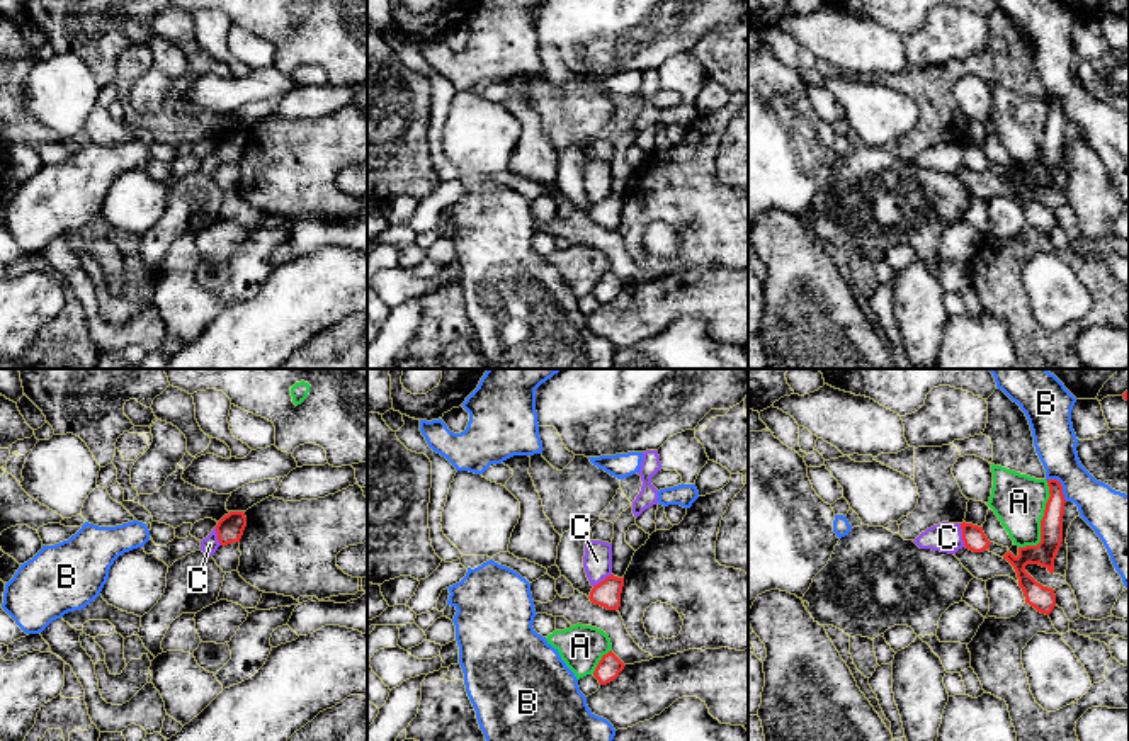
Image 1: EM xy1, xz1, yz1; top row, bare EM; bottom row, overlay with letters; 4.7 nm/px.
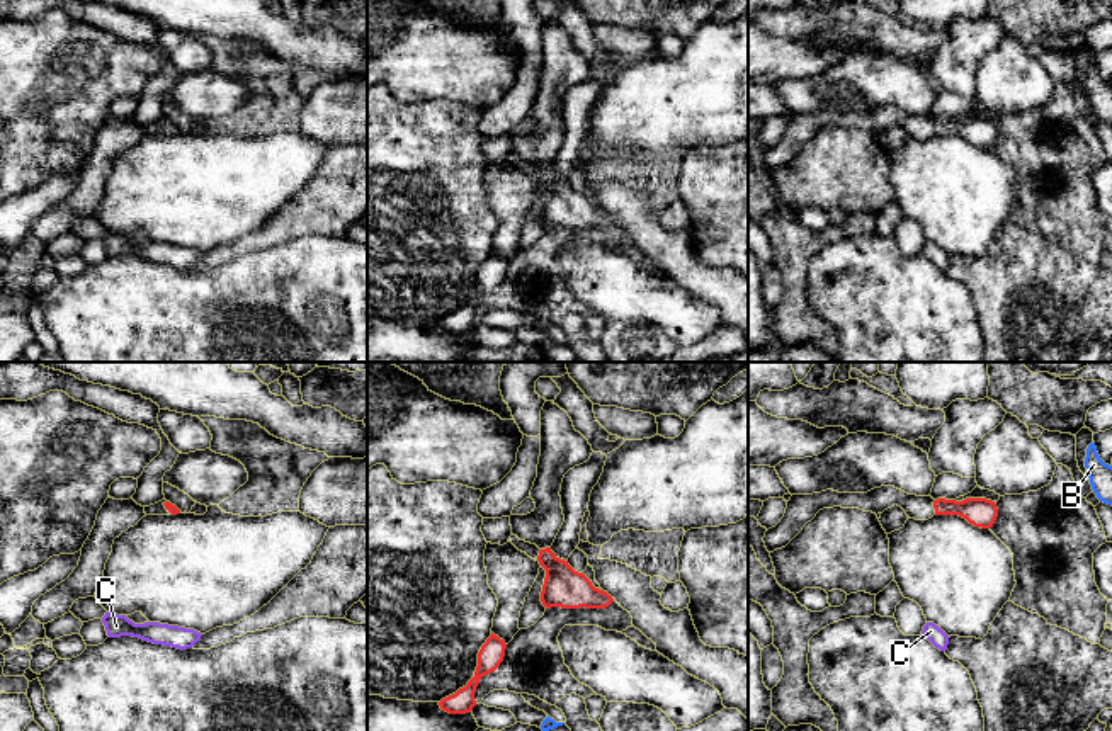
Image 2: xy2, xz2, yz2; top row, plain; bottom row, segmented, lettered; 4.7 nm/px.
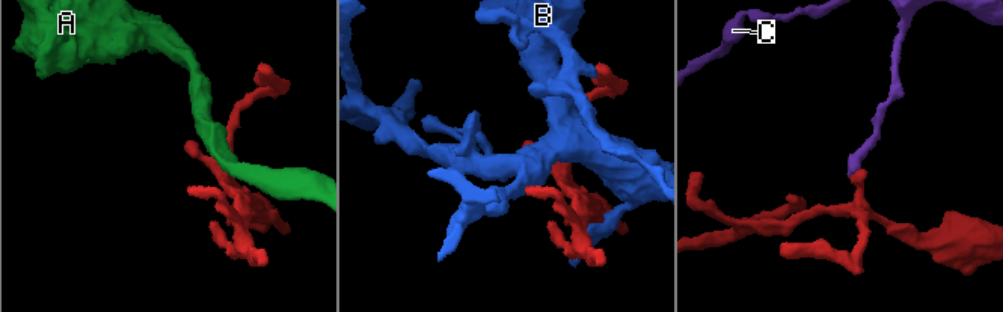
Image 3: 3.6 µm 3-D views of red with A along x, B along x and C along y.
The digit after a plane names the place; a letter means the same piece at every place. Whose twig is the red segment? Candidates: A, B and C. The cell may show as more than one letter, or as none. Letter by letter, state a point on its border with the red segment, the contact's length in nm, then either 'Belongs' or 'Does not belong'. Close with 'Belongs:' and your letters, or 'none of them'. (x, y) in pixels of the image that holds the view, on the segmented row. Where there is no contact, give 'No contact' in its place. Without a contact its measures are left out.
A: Touches red at yz1 (1041, 522). Shared border 340 nm. Does not belong
B: Touches red at yz1 (1061, 486). Shared border 140 nm. Does not belong
C: Touches red at yz1 (963, 536). Shared border 120 nm. Does not belong
Belongs: none of them

